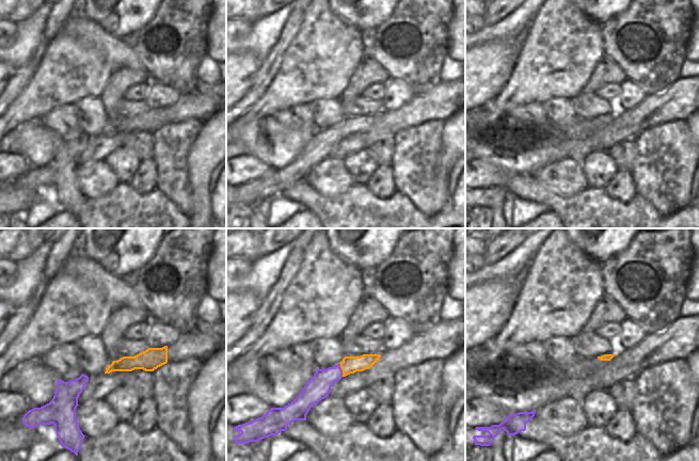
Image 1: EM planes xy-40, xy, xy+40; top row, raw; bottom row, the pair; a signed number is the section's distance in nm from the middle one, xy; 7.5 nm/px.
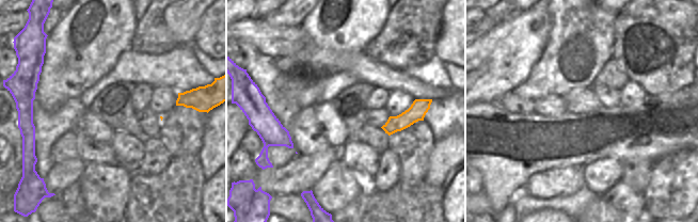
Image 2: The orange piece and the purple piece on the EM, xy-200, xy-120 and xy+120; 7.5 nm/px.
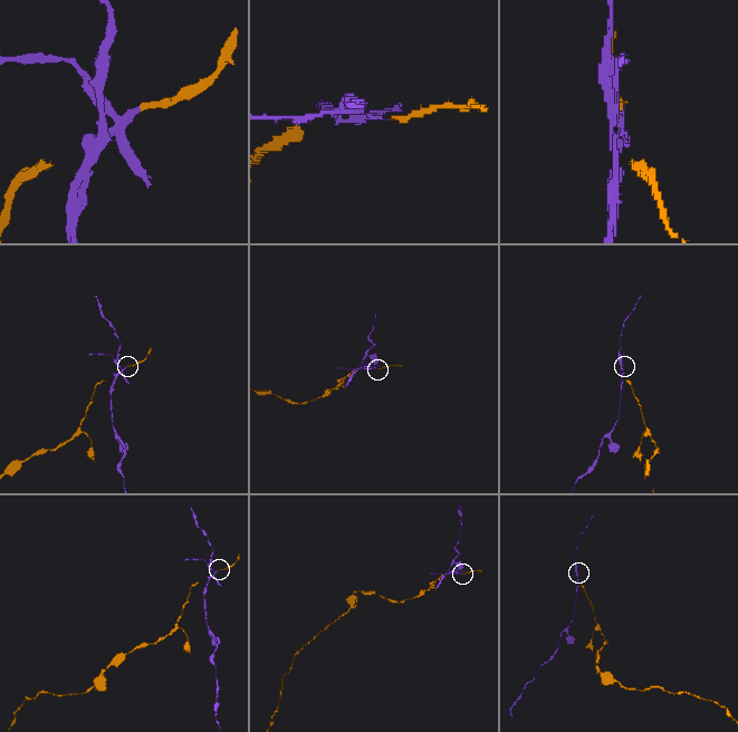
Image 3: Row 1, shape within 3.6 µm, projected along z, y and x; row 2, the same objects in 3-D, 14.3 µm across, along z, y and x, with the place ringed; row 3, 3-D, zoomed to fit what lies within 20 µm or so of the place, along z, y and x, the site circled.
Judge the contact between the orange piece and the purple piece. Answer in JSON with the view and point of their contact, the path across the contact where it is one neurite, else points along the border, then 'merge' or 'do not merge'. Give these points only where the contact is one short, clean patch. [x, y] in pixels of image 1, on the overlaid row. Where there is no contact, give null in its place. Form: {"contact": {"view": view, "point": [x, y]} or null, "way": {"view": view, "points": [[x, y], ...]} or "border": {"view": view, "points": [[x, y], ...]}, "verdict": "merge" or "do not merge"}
{"contact": {"view": "xy", "point": [342, 369]}, "border": {"view": "xy", "points": [[339, 363], [343, 376]]}, "verdict": "do not merge"}

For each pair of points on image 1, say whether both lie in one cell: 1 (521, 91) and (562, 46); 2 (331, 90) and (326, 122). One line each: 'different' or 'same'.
1: same
2: different

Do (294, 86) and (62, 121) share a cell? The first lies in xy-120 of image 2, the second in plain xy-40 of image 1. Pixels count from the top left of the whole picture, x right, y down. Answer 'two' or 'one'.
two

